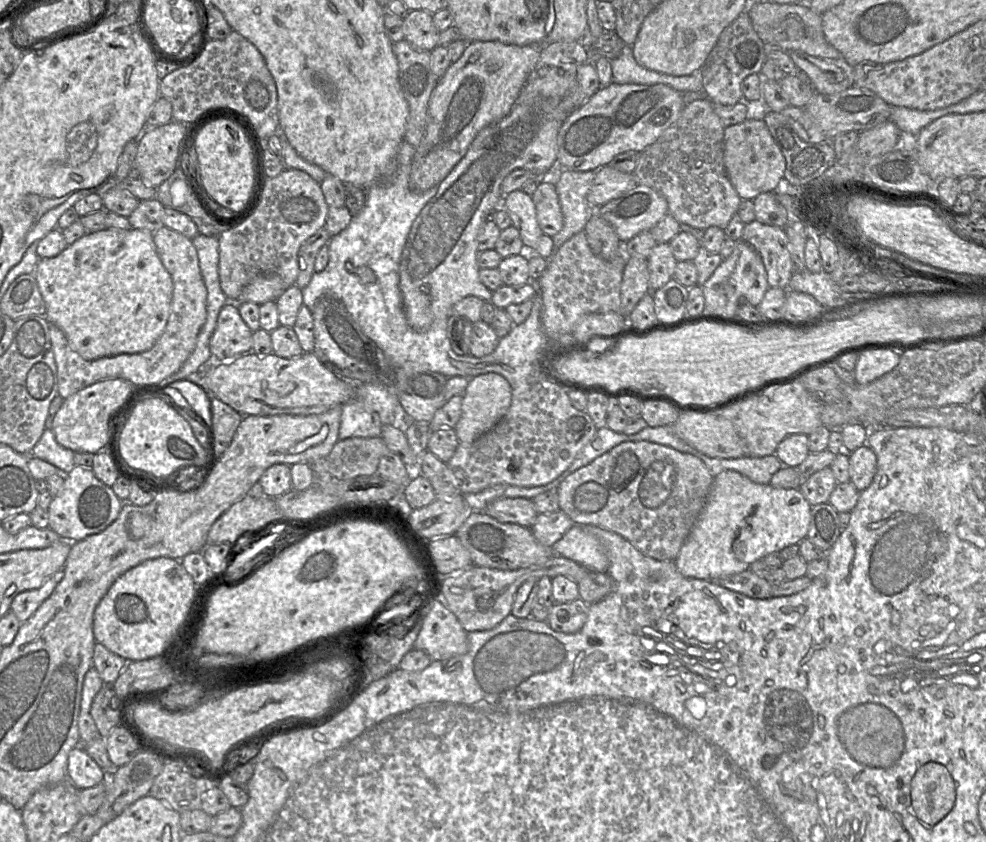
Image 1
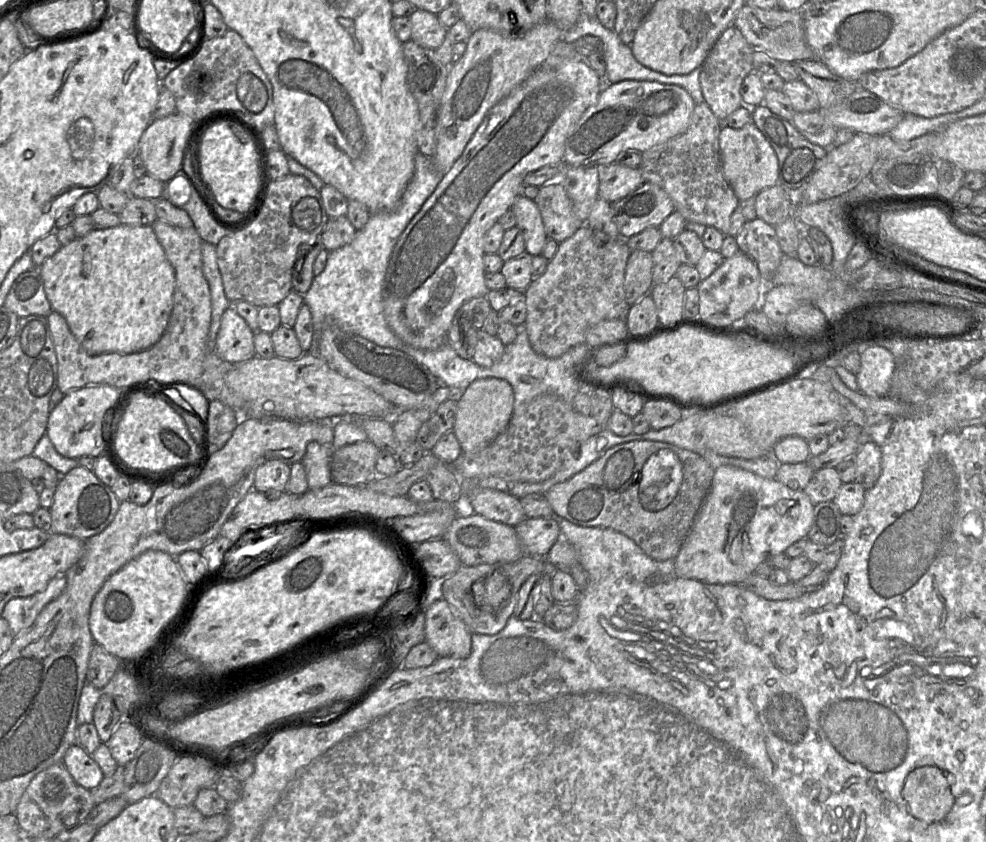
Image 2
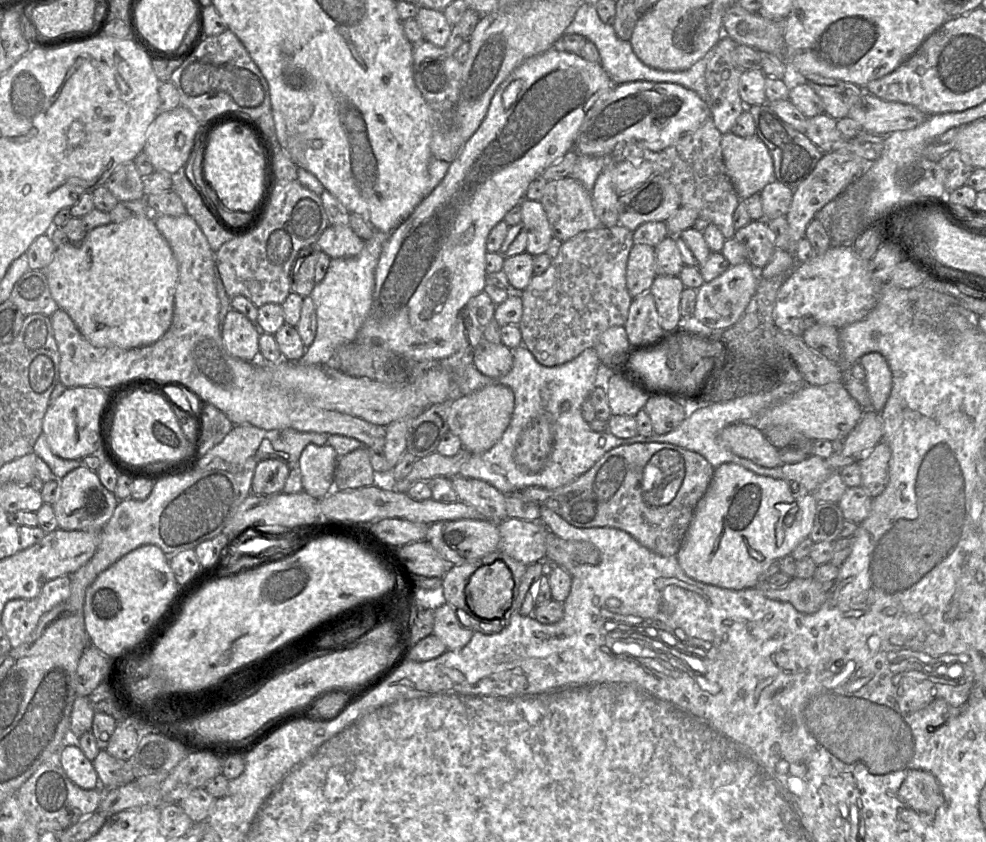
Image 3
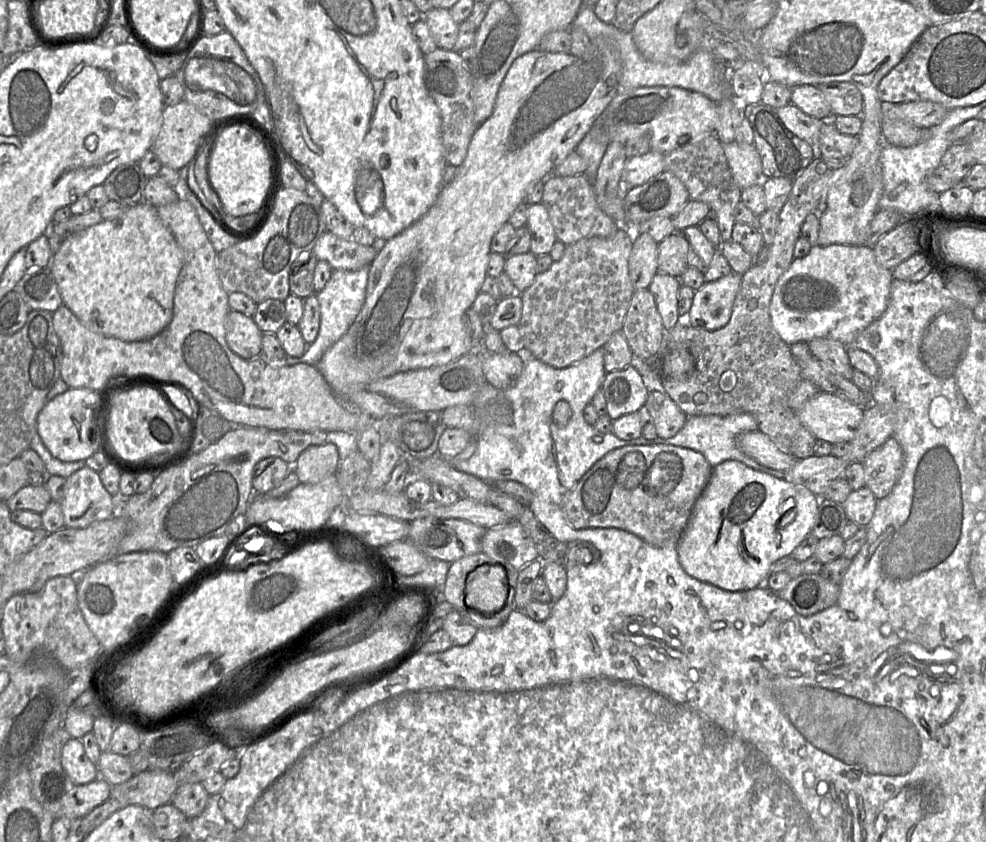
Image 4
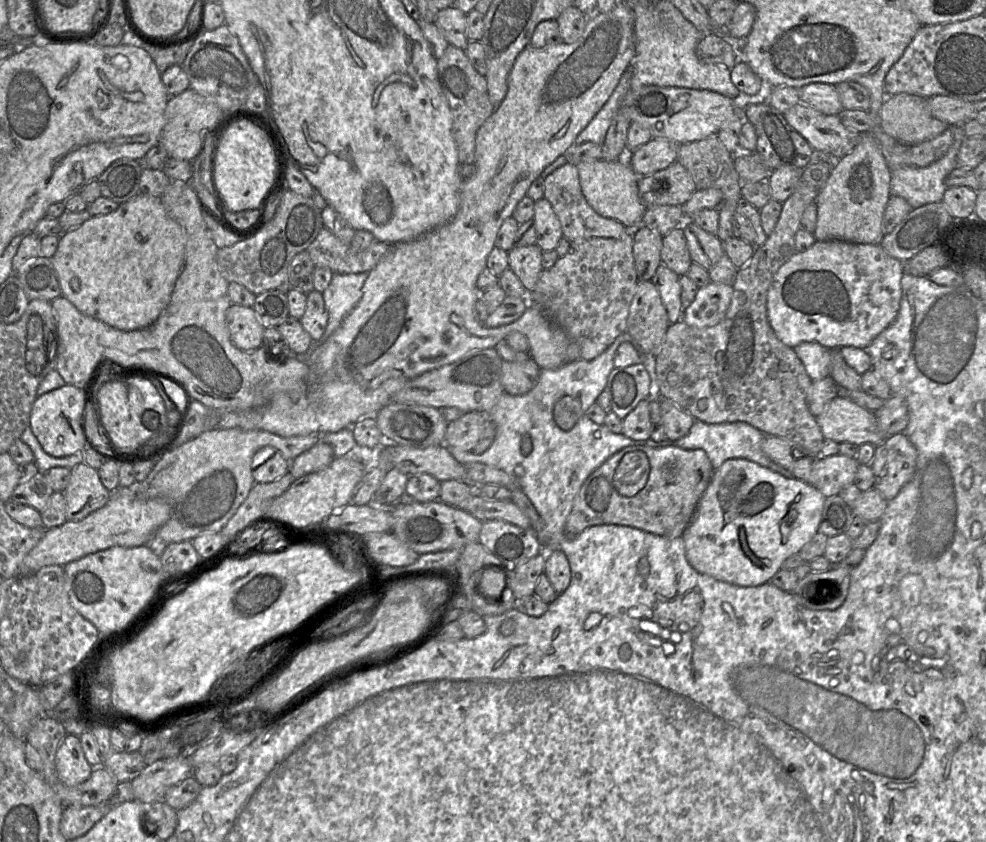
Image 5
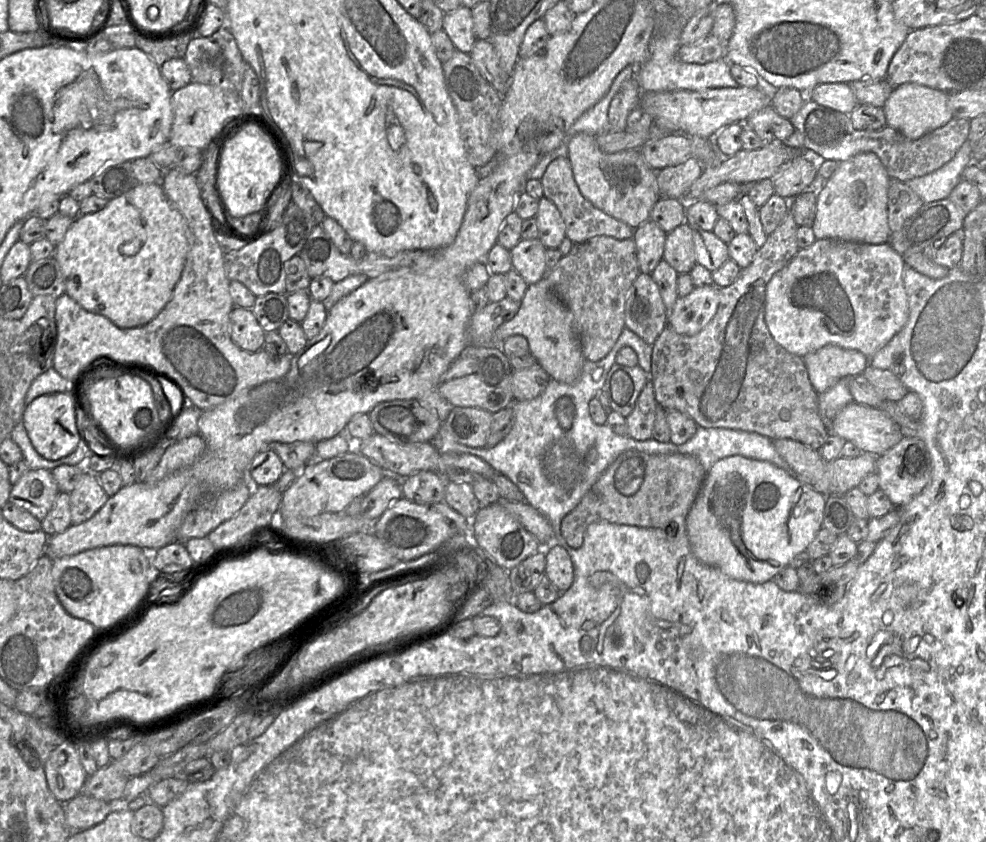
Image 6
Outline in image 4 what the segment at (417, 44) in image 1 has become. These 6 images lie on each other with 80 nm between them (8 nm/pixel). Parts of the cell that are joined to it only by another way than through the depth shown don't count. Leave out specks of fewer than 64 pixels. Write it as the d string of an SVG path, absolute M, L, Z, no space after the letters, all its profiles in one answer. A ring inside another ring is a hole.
M433 8L422 16L427 24L431 36L439 48L454 50L459 24L456 23L449 9Z

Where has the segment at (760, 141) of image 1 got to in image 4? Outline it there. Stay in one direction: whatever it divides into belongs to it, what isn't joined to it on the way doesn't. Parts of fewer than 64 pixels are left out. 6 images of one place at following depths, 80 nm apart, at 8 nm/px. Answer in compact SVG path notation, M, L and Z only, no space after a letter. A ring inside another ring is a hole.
M735 140L723 144L733 178L740 189L762 182L762 162L754 144L738 143Z

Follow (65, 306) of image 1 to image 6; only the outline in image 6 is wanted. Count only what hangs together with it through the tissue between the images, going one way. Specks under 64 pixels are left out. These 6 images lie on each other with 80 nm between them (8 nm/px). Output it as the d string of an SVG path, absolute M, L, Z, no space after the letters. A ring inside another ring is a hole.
M138 183L123 195L109 200L100 211L80 214L74 219L63 240L55 247L53 257L56 259L65 281L65 293L86 311L102 315L118 328L135 328L143 326L153 320L171 299L173 290L178 282L185 265L188 253L188 227L184 216L171 204L166 197L161 183Z

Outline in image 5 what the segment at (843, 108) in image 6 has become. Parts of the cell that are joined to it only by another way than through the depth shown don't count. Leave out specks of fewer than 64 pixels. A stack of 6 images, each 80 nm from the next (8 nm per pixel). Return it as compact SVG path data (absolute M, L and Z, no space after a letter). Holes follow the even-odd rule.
M811 83L798 89L800 103L827 114L838 115L842 104L835 86L828 83Z

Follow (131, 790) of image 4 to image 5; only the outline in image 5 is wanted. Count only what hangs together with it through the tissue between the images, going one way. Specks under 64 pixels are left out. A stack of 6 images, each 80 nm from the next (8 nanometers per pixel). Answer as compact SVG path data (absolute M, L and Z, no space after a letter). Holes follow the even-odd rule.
M191 756L160 759L146 768L132 781L136 801L144 805L164 800L167 789L192 775Z

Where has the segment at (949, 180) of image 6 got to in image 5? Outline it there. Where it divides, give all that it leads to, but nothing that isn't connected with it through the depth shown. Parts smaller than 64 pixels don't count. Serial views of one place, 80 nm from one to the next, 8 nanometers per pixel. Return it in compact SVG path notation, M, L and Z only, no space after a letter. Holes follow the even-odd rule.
M961 140L954 141L942 157L926 167L891 170L891 194L904 198L912 209L941 202L947 189L945 178L957 167L960 145Z

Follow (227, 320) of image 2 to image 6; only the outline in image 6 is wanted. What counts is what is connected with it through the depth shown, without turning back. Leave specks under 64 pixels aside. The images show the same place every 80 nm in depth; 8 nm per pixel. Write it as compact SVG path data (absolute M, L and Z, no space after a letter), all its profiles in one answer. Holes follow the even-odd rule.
M234 306L229 321L230 336L238 347L248 352L263 348L265 332L251 309Z

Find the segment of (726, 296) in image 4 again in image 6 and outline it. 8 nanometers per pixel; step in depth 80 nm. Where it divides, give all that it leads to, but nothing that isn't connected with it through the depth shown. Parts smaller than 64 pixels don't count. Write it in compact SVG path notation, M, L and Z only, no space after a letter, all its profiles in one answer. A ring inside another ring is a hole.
M716 286L694 287L687 296L677 298L668 313L667 325L678 334L695 335L712 320L719 301Z

